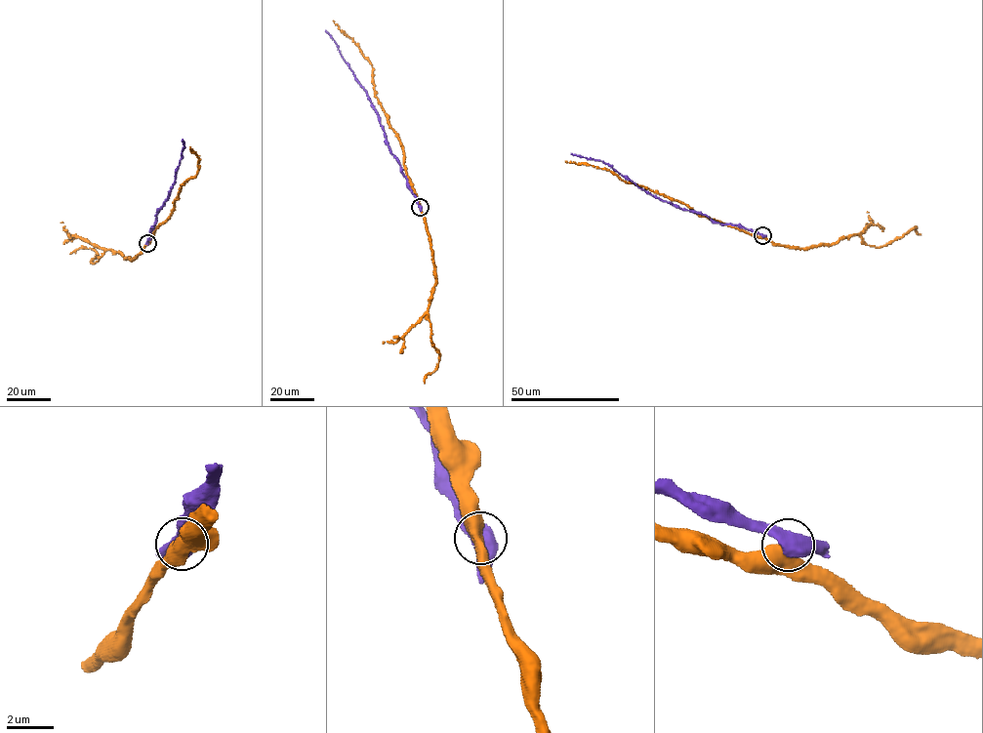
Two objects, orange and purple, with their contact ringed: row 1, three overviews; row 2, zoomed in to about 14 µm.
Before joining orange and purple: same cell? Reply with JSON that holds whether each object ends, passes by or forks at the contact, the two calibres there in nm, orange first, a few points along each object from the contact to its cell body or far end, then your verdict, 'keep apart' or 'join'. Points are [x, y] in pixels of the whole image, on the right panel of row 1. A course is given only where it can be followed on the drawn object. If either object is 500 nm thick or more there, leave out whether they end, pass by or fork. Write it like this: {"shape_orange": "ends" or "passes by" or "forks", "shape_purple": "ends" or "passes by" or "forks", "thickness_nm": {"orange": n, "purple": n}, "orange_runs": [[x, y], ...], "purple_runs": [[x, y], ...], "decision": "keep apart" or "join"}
{"thickness_nm": {"orange": 480, "purple": 650}, "orange_runs": [[762, 235], [754, 236], [698, 215], [684, 204], [625, 182], [607, 170], [565, 161]], "purple_runs": [[762, 235], [677, 208], [648, 193], [606, 164], [571, 153]], "decision": "keep apart"}

